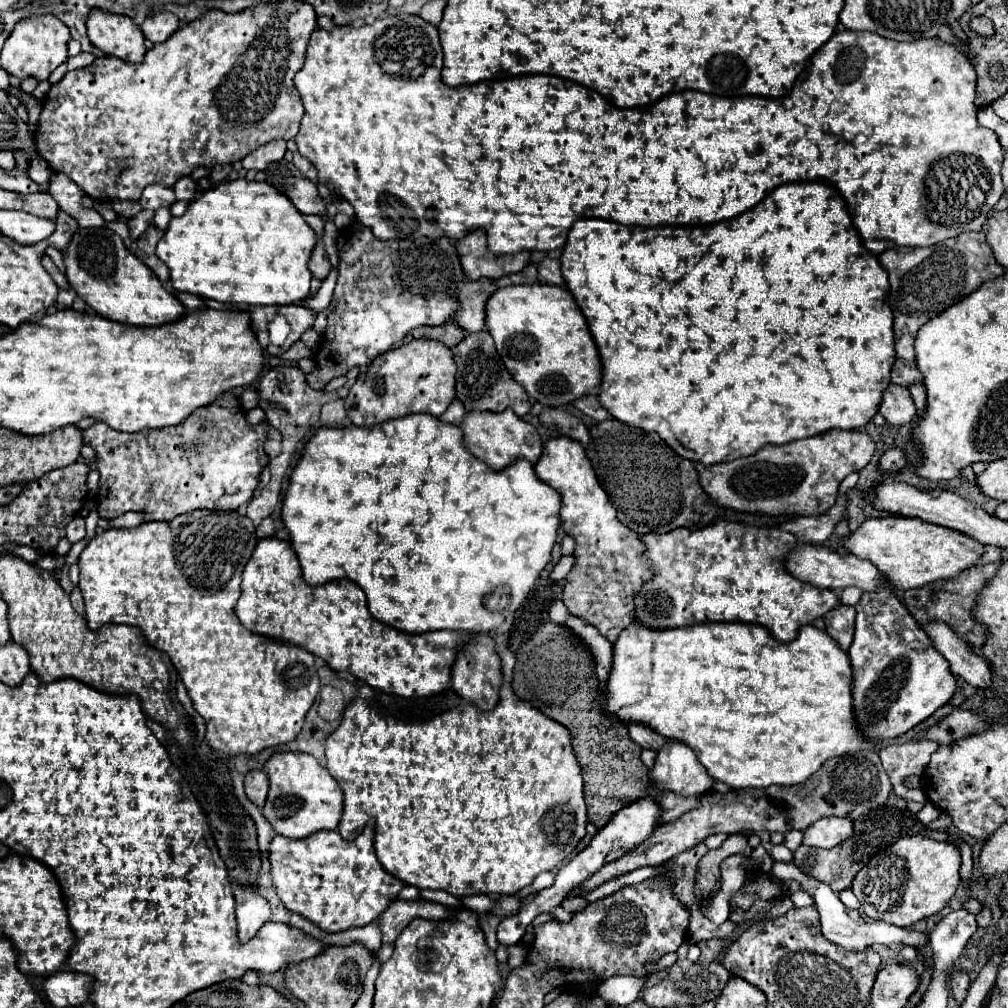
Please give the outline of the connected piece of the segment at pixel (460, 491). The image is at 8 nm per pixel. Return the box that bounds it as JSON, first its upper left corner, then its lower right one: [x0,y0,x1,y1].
[282,415,560,633]

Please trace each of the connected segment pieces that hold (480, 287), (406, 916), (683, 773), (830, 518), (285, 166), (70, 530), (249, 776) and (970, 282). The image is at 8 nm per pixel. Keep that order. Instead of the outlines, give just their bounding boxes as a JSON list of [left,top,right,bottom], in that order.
[[454,277,498,331],[378,899,448,945],[650,739,712,795],[774,473,858,547],[266,159,326,219],[66,515,86,543],[244,769,268,809],[878,231,1004,387]]

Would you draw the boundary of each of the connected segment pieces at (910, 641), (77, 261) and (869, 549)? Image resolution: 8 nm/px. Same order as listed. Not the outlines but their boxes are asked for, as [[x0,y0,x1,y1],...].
[[848,593,958,739],[64,227,186,327],[842,517,986,589]]

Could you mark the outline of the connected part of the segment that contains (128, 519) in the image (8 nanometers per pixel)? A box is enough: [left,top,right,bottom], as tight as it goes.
[110,511,144,527]

